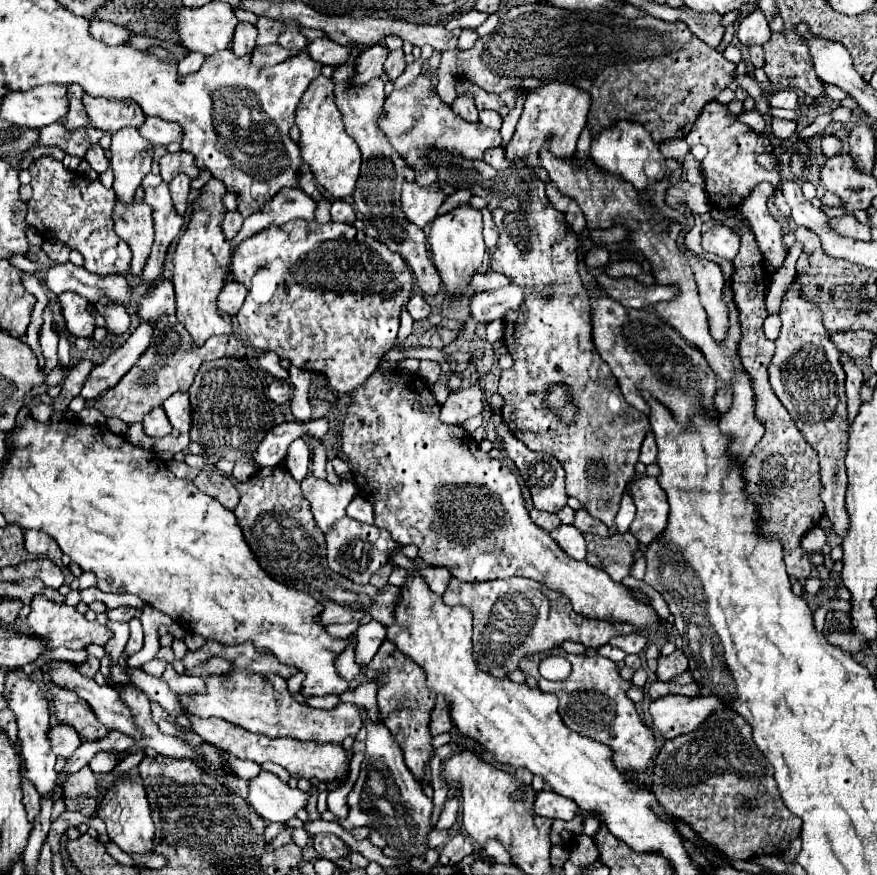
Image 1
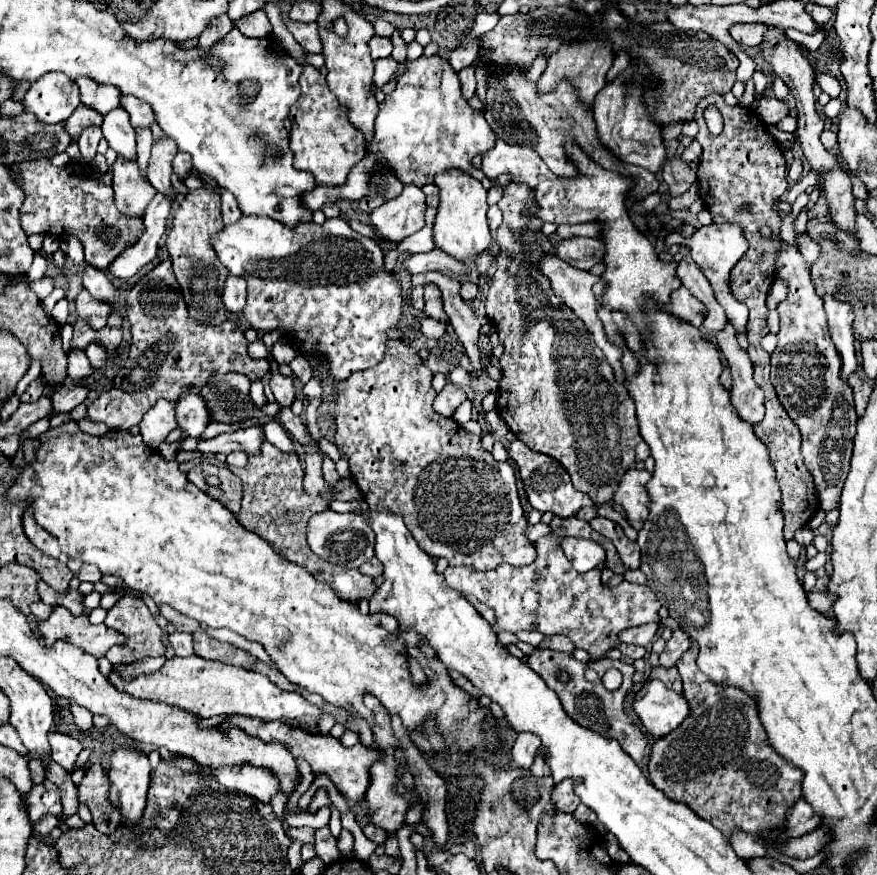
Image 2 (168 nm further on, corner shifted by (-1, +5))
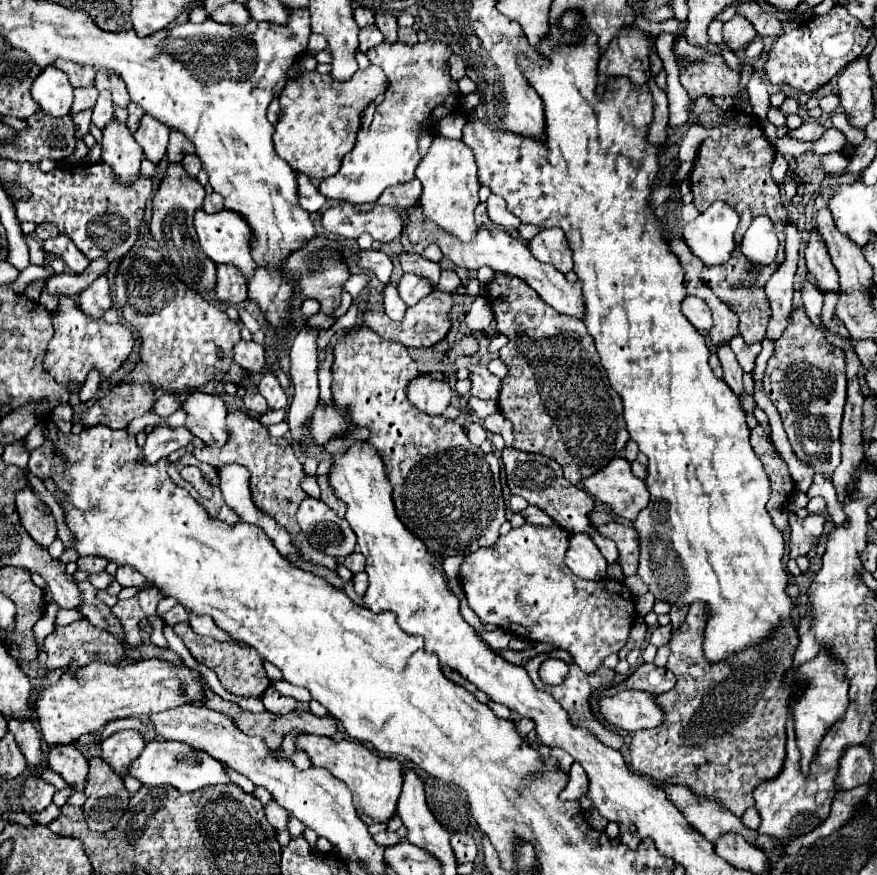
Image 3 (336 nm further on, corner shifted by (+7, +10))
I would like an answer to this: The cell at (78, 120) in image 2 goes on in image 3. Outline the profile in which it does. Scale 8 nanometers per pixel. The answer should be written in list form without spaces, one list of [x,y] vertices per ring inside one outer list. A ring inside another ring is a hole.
[[[92,88],[92,90],[74,90],[74,104],[72,104],[70,114],[74,116],[82,110],[92,110],[94,102],[96,102],[96,96],[98,96],[96,88]]]

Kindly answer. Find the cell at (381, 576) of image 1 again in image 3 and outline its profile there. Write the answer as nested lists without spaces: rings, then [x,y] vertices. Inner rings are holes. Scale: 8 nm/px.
[[[354,552],[350,554],[346,560],[344,560],[344,566],[350,570],[350,572],[362,572],[366,568],[366,558],[360,554],[360,552]]]

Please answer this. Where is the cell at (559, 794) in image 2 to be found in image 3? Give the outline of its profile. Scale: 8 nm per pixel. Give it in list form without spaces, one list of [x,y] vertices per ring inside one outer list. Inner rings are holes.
[[[574,762],[570,772],[568,772],[566,788],[560,792],[560,798],[562,800],[576,800],[582,794],[586,794],[586,790],[588,790],[588,782],[584,780],[584,770],[582,770],[582,766],[578,762]]]

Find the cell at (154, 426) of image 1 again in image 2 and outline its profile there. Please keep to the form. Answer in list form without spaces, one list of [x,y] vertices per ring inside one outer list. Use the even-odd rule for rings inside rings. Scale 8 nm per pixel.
[[[160,399],[150,411],[146,411],[144,419],[140,421],[140,435],[148,447],[158,449],[158,445],[166,439],[166,435],[176,427],[178,425],[176,425],[174,401]]]

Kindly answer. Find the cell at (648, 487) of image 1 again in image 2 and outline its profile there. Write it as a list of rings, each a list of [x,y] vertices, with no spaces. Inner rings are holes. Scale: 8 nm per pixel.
[[[630,467],[626,475],[622,477],[622,483],[618,483],[618,491],[614,493],[614,503],[618,503],[624,513],[628,523],[640,531],[646,517],[648,517],[648,493],[646,493],[646,483],[650,481],[650,473],[638,471],[636,467]]]

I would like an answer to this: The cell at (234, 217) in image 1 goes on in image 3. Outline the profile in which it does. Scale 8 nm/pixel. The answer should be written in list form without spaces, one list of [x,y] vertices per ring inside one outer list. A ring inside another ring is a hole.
[[[212,192],[212,194],[208,194],[206,198],[204,198],[204,212],[206,214],[216,214],[216,212],[222,212],[222,208],[224,208],[224,198],[220,196],[220,194],[216,194],[216,192]]]

